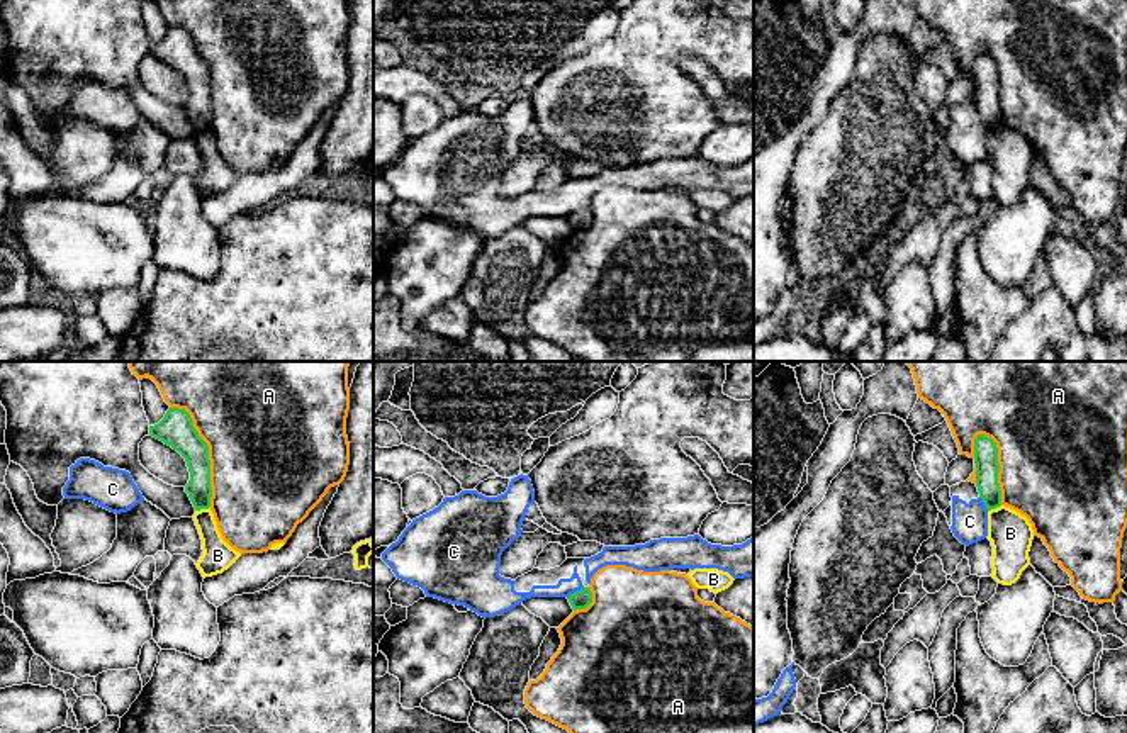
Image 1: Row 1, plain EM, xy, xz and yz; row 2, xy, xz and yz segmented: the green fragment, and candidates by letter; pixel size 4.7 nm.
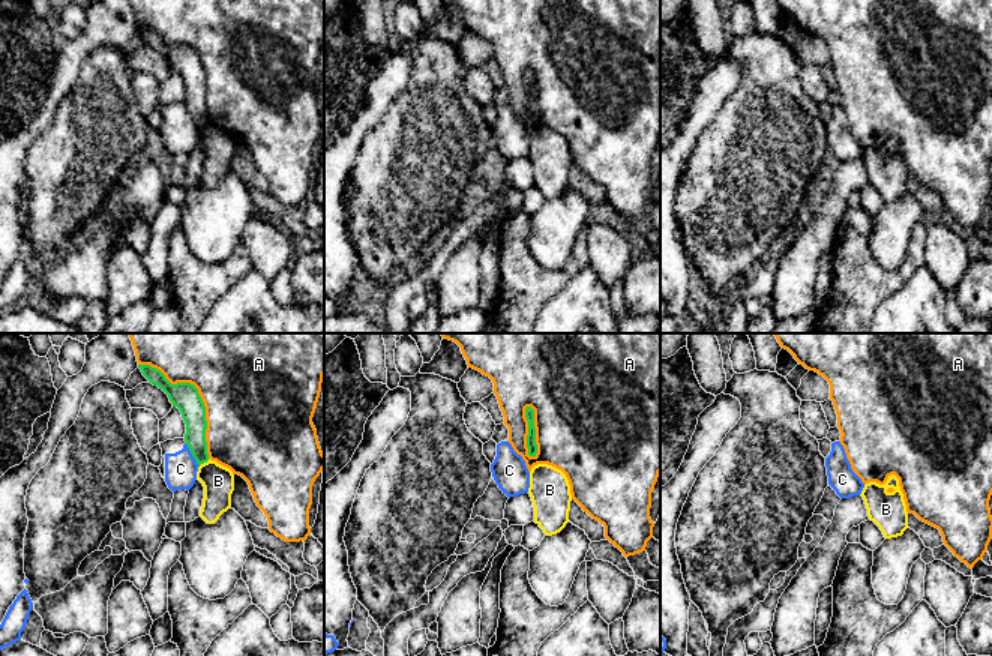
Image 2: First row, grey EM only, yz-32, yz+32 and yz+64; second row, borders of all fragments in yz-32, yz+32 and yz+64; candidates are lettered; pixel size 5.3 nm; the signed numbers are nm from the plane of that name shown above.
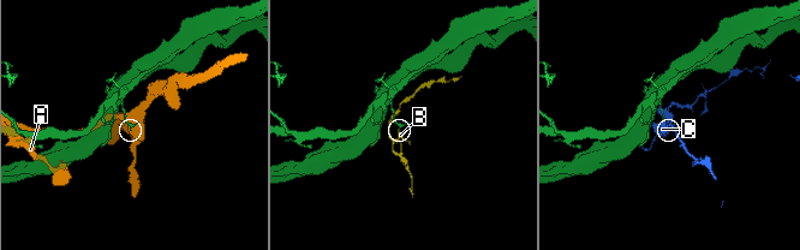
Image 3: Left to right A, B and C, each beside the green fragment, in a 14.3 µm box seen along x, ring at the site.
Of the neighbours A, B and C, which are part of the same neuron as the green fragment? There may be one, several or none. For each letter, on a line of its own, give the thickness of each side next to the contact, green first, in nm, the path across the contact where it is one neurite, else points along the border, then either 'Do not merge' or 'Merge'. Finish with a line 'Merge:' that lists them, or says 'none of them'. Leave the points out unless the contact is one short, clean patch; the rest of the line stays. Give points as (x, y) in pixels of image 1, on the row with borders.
A: Thickness 160 nm (green) against 500 nm. Do not merge
B: Thickness 120 nm (green) against 150 nm. Boundary: xy (209, 506), (196, 511). Do not merge
C: Thickness 90 nm (green) against 80 nm. Do not merge
Merge: none of them

